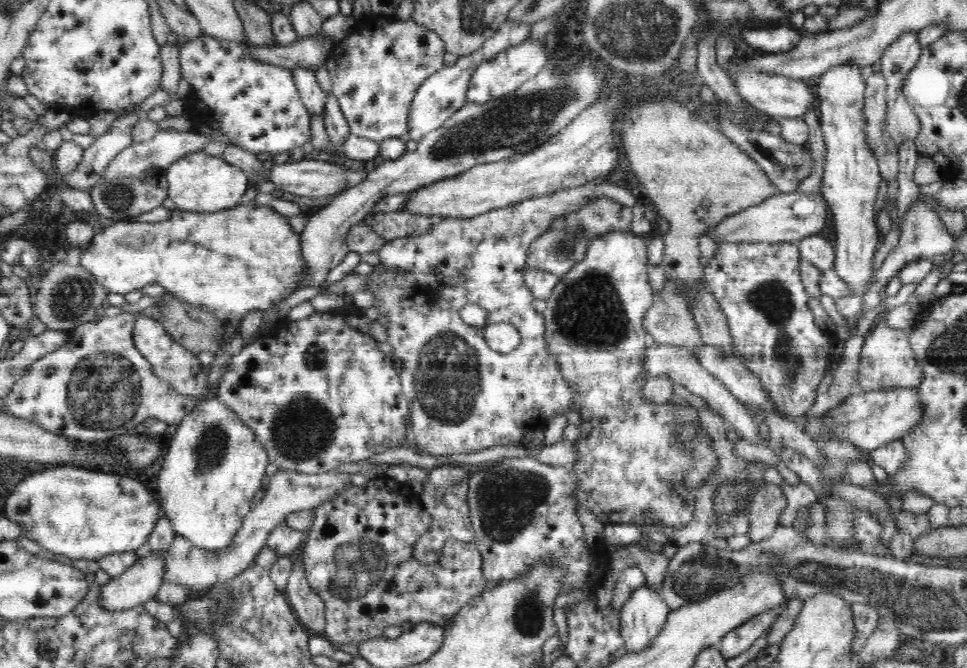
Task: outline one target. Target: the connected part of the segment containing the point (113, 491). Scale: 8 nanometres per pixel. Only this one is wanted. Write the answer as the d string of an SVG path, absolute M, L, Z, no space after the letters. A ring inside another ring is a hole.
M60 464L21 480L8 494L2 516L21 527L25 538L36 541L44 550L54 553L54 556L98 560L108 554L135 552L148 542L158 522L158 504L146 486L134 478L118 476L117 472L108 473L99 469L93 471L85 467Z

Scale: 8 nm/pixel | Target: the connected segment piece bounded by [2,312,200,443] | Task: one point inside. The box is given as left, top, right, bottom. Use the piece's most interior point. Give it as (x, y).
(97, 386)

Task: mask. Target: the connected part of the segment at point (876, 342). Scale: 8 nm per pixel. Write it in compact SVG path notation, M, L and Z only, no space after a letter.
M920 304L920 310L918 310L915 321L907 329L886 327L882 316L875 321L874 326L865 335L860 350L858 371L852 386L853 391L868 392L871 390L912 388L921 383L924 371L918 366L917 358L914 356L908 339L909 334L919 325L919 322L922 322L930 314L926 305L929 304Z

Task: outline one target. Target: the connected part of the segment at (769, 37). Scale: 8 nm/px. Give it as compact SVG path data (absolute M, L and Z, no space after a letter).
M788 26L769 29L762 27L743 30L741 37L745 44L763 53L788 53L802 38L801 30L791 30Z

